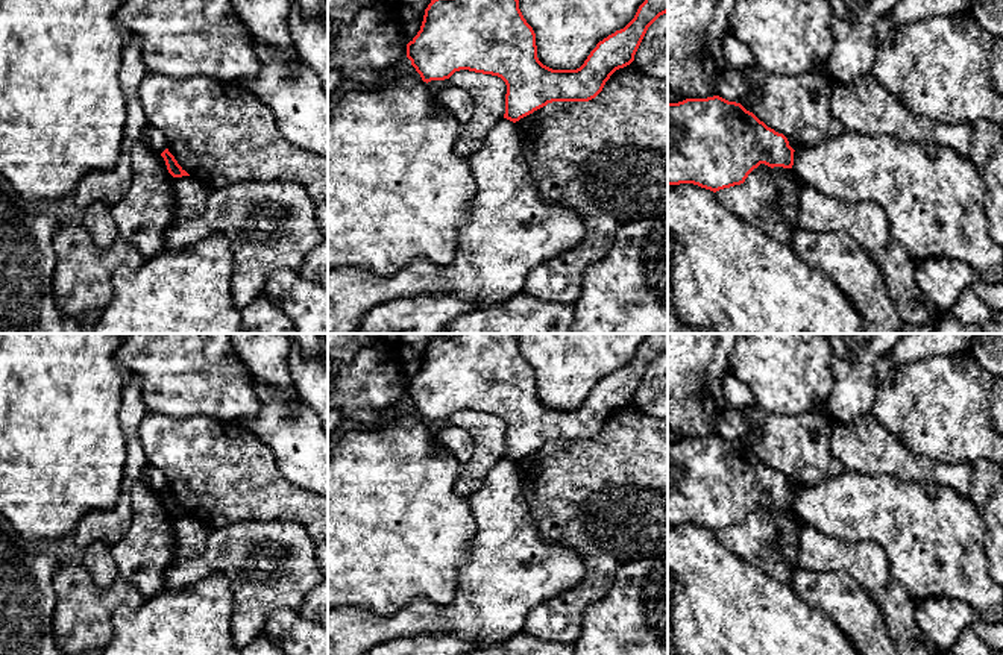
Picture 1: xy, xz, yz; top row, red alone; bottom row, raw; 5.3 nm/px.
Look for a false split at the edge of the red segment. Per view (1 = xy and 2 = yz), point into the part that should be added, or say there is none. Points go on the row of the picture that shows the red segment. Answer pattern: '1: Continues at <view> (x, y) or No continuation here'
1: No continuation here
2: No continuation here

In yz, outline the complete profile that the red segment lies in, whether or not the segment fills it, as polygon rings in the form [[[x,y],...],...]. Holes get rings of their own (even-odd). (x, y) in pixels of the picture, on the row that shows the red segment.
[[[719,96],[668,103],[668,185],[693,183],[716,193],[744,183],[760,164],[771,168],[792,168],[794,152],[783,133],[768,127],[740,103],[728,102]]]

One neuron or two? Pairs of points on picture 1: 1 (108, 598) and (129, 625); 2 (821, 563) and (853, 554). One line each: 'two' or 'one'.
1: two
2: one

